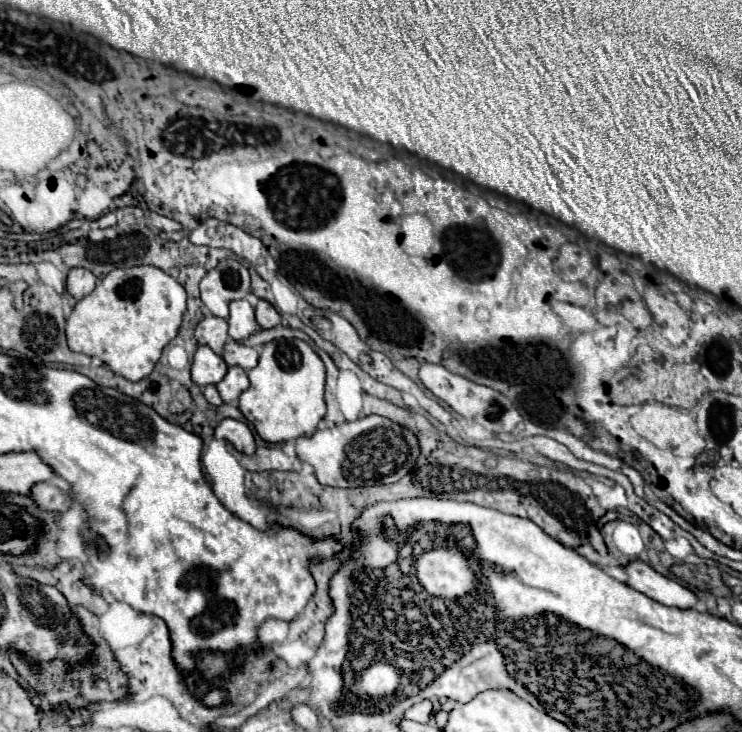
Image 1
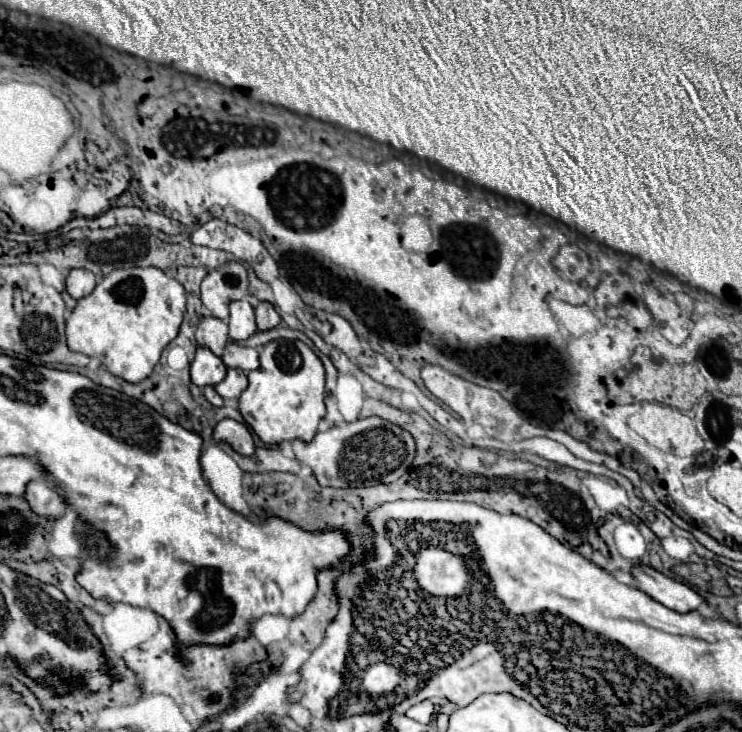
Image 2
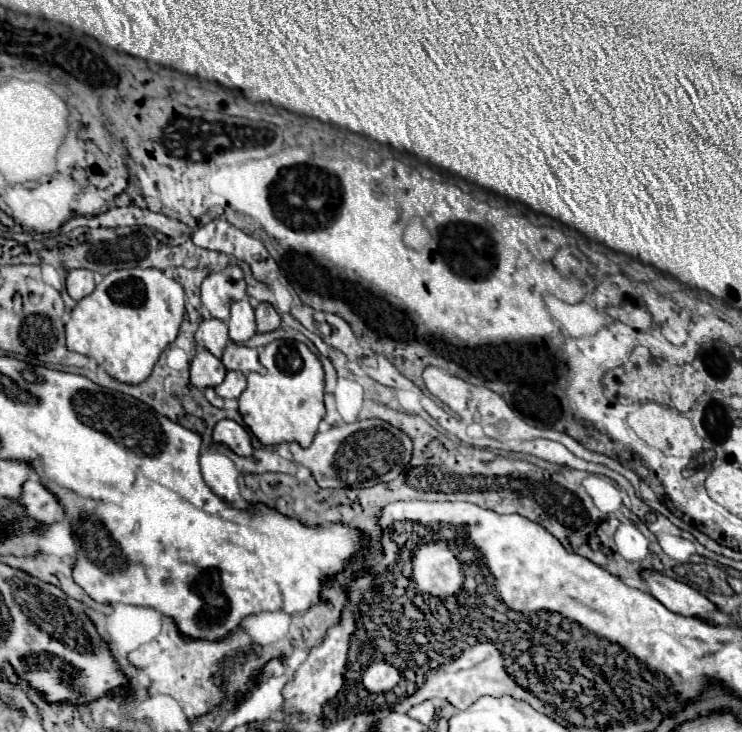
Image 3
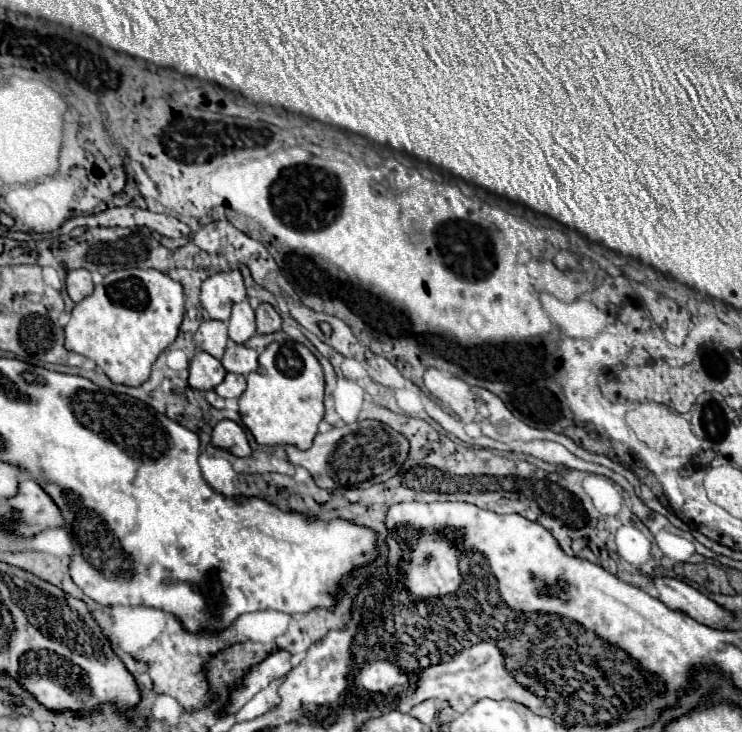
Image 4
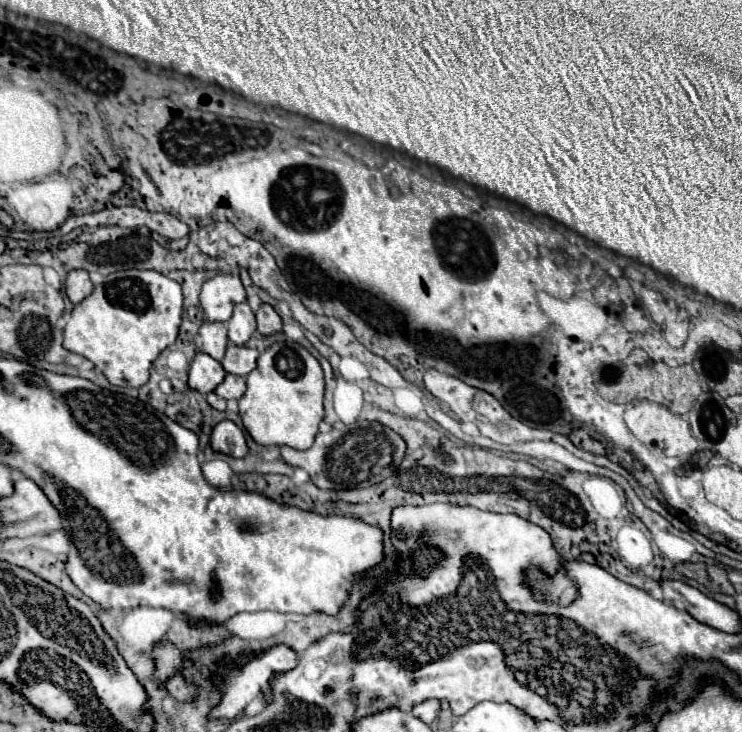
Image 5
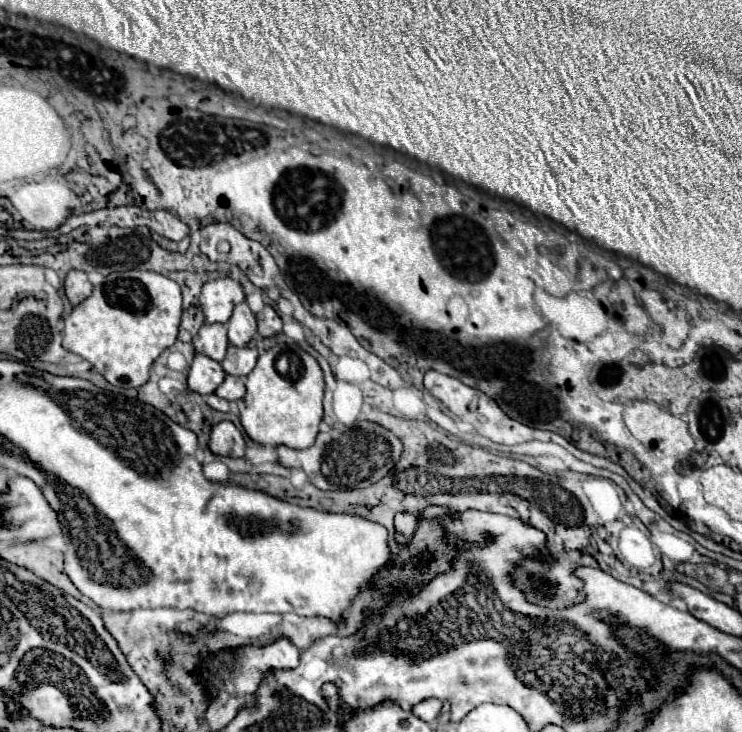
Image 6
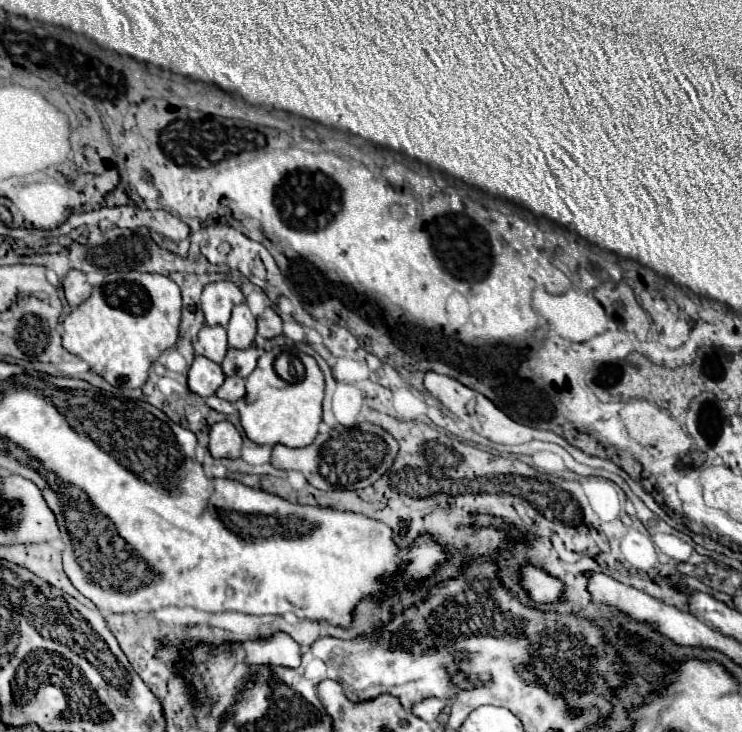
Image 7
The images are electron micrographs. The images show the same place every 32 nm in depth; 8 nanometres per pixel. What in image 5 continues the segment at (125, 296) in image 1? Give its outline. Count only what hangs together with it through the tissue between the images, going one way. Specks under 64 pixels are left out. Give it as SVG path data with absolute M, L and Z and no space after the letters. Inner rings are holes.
M122 270L108 274L94 292L74 306L70 320L64 328L64 348L88 358L110 384L124 388L138 388L148 382L150 366L160 352L172 346L178 338L178 326L182 322L182 288L178 282L156 270Z

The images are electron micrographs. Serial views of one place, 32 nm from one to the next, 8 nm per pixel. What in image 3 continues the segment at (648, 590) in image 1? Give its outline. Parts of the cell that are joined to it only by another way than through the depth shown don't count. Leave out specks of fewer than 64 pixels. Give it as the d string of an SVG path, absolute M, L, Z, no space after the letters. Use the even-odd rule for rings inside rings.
M642 572L642 578L646 580L652 596L672 612L684 616L696 616L704 622L714 622L712 616L720 612L716 604L712 604L704 594L700 594L686 582L662 576L658 572Z

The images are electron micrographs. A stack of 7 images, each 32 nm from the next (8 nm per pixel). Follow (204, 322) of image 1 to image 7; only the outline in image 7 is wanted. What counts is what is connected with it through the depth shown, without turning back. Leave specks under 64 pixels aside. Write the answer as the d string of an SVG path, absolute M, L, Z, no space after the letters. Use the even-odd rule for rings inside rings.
M204 326L198 332L198 338L194 340L194 350L200 356L206 356L208 360L220 364L226 356L228 344L226 344L226 328L222 326Z

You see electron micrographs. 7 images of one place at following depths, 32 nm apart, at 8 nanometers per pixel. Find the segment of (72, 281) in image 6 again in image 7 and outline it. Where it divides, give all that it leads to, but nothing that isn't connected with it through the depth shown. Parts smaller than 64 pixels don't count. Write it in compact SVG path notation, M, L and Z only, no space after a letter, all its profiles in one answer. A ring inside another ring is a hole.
M70 270L64 276L64 294L70 304L70 308L76 308L82 304L92 292L92 286L86 282L86 276L80 270Z

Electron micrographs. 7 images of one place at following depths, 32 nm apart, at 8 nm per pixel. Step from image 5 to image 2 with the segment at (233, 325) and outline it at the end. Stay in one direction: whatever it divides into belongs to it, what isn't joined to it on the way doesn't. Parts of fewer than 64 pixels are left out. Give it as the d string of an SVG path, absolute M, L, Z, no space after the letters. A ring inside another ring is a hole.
M238 300L230 304L230 338L236 342L248 340L252 334L256 334L256 320L254 320L254 308L248 300Z

